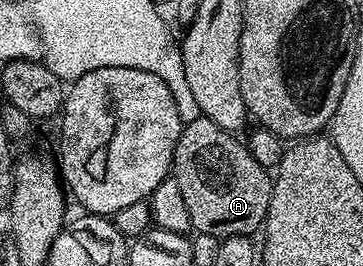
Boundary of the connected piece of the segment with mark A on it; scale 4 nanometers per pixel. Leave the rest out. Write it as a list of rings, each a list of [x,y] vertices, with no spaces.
[[[197,118],[185,123],[176,144],[172,177],[180,184],[180,193],[184,195],[184,204],[188,207],[188,220],[199,234],[211,234],[217,238],[227,238],[237,234],[253,235],[254,229],[261,227],[266,220],[268,204],[272,196],[272,174],[261,166],[250,151],[247,143],[231,131],[212,124],[207,118]]]

